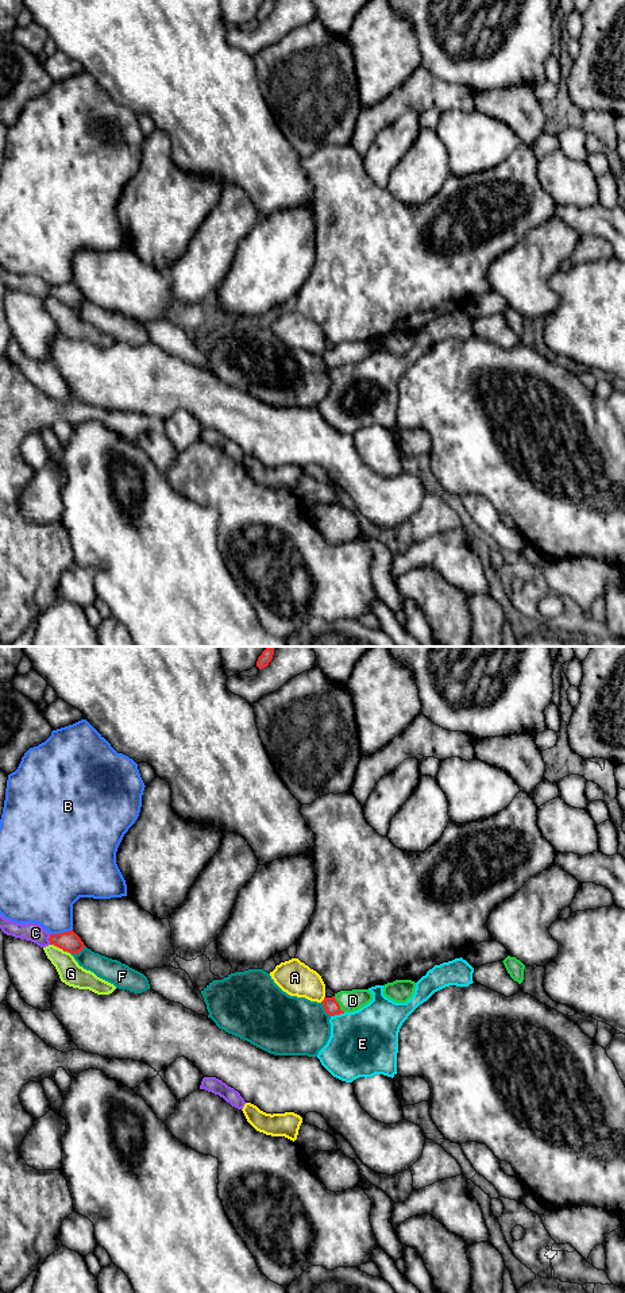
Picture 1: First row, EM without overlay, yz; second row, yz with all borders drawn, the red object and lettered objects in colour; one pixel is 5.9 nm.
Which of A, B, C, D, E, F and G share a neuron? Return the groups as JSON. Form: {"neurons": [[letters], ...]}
{"neurons": [["A"], ["B"], ["C"], ["D"], ["E"], ["F"], ["G"]]}

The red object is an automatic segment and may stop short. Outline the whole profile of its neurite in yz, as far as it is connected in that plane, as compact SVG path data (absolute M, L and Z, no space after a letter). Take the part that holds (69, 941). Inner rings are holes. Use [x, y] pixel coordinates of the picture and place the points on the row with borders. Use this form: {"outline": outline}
{"outline": "M65 931L59 934L50 934L50 945L54 945L63 952L78 954L84 947L81 938L73 931Z"}

